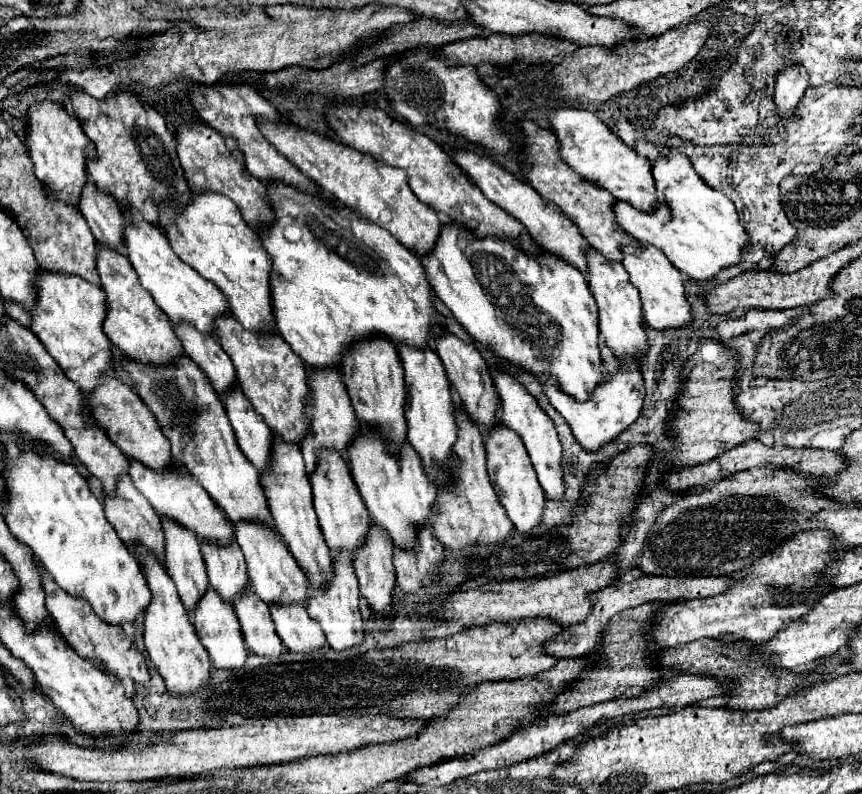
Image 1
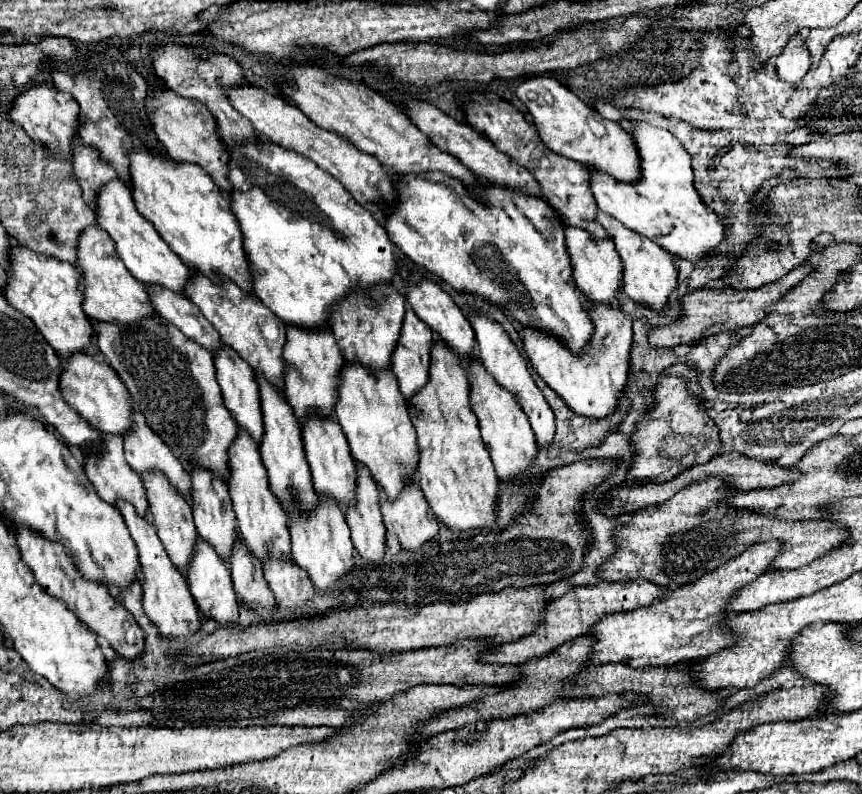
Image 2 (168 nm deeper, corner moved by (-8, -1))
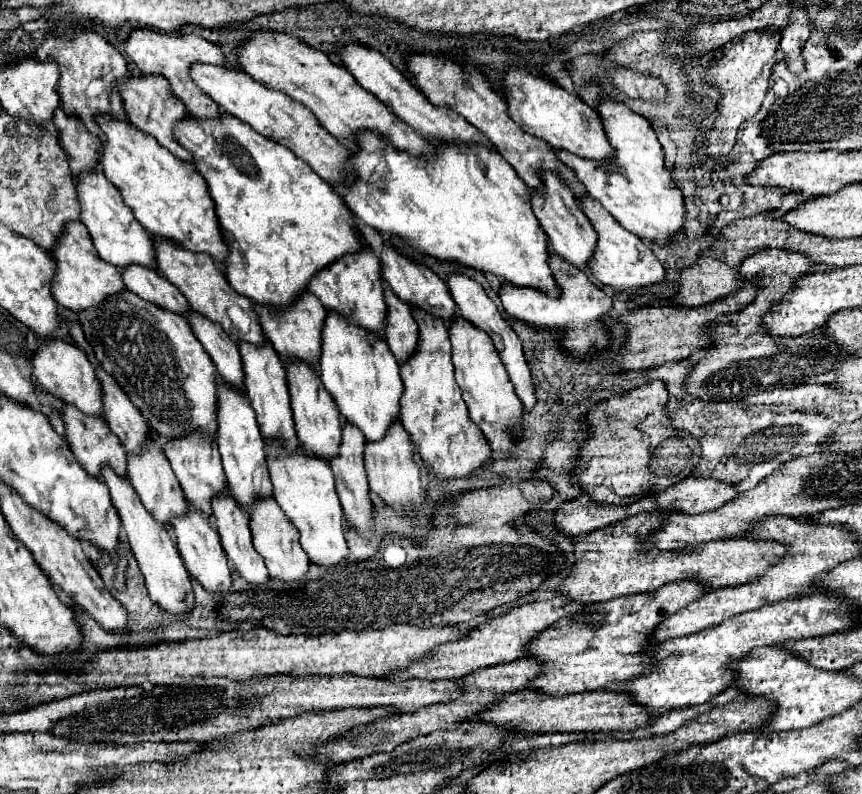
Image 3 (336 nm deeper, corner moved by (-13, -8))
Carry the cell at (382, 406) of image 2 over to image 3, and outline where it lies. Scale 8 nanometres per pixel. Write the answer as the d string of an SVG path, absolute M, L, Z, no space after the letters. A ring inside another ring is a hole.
M338 316L326 318L326 340L322 350L320 378L332 394L340 414L356 428L362 430L366 442L382 440L394 426L400 414L400 398L404 384L400 378L400 364L394 360L384 340L370 340L358 328L346 328Z

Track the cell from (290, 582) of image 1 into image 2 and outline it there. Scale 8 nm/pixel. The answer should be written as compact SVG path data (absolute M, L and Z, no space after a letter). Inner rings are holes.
M239 429L237 441L229 447L229 495L233 499L233 511L237 515L237 527L239 533L247 545L247 549L259 557L261 561L269 557L281 557L291 559L291 537L289 537L289 515L285 507L279 503L277 495L269 489L267 471L263 469L261 457L259 457L259 445L253 441L253 437Z

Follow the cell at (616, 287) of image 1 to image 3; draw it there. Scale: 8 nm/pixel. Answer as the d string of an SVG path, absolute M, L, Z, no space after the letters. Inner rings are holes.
M544 172L542 174L542 182L544 182L544 192L532 192L532 208L534 208L534 214L538 216L542 228L546 230L548 234L548 240L552 244L552 250L564 258L566 262L570 262L572 266L580 268L580 270L586 270L590 260L594 258L596 254L596 244L598 244L598 234L596 230L592 228L592 224L586 220L584 212L578 208L578 200L572 196L572 192L568 190L568 186L556 178L554 174L550 172Z

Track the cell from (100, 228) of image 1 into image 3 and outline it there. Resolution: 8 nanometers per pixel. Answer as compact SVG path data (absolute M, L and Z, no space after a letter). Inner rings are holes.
M58 108L54 116L56 130L60 134L60 144L68 154L72 176L86 172L86 168L100 168L100 154L102 154L102 140L90 134L80 120L68 116L62 108Z

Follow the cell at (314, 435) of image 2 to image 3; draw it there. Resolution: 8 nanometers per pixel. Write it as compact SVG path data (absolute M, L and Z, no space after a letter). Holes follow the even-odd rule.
M294 364L294 368L286 368L286 372L288 372L288 384L290 384L288 388L292 398L292 412L294 412L300 448L310 456L330 462L334 456L338 456L338 448L342 444L340 412L332 396L326 392L324 384L320 382L320 376L310 376L310 368L302 368L302 364Z

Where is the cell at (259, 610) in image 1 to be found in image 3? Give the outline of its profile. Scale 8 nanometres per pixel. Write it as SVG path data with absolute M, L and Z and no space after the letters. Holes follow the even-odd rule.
M228 490L226 496L222 496L218 504L214 504L214 518L224 552L232 562L232 568L246 582L254 586L264 586L270 578L268 570L264 566L262 556L256 552L252 544L252 534L250 526L246 524L246 516L242 516L242 508L234 504Z

